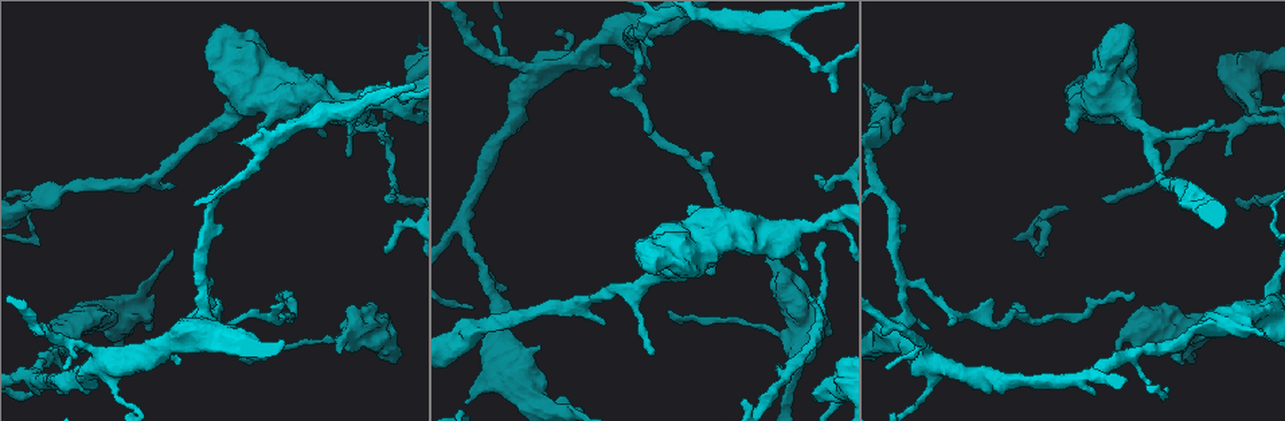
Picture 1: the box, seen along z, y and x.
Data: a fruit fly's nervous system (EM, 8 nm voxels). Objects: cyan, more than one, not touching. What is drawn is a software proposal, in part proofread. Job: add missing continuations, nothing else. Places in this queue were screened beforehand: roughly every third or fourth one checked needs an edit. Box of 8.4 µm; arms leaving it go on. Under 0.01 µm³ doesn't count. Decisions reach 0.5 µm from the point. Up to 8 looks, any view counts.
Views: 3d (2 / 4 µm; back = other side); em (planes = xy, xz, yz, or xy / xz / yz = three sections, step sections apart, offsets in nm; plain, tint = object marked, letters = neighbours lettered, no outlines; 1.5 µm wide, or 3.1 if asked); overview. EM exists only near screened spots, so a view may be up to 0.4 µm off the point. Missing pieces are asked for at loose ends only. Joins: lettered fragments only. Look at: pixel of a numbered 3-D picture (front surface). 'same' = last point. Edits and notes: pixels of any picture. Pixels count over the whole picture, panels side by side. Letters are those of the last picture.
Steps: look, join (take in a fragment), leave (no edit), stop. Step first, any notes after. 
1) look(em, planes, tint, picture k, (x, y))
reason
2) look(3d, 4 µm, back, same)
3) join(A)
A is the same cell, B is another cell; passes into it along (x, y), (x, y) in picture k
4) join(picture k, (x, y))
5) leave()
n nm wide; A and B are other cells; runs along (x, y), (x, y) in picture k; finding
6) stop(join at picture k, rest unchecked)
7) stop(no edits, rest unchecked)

look(em, planes, tint, picture 1, (829, 331))
branch stops here

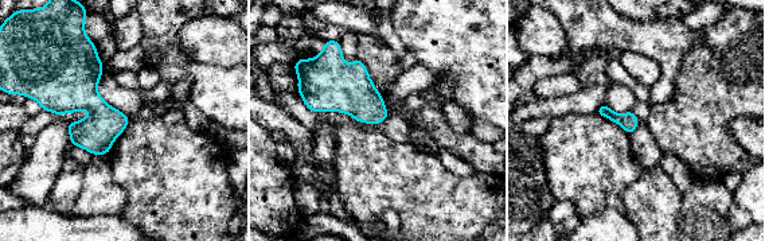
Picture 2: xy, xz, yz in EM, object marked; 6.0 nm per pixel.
look(em, planes, letters, same)

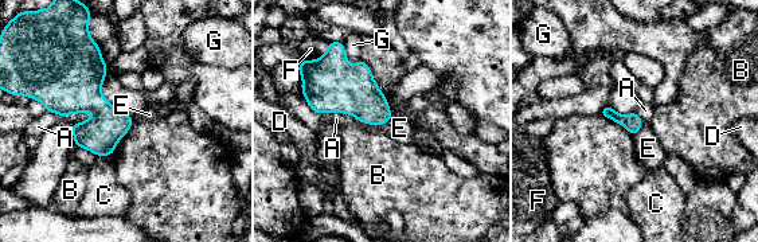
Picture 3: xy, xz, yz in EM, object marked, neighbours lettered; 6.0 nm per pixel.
leave()
A, B, C, D, E, F and G are other cells; border along (644, 123), (633, 136) in picture 3; none of them fits

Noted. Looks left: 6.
look(em, yz, step 8, tint, picture 1, (1260, 113))
branch stops here

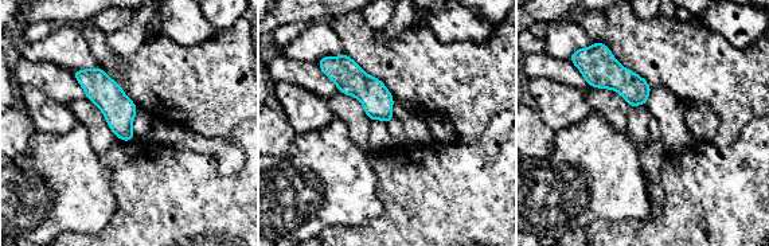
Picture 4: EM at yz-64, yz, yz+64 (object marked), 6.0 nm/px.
look(em, planes, letters, same)

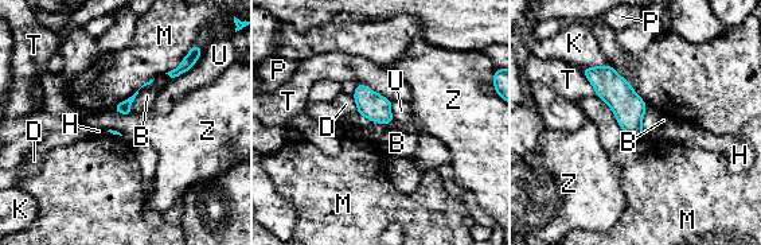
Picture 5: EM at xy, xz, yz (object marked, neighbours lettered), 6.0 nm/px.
leave()
B, D, H, K, M, P, T, U and Z are other cells; none of them fits

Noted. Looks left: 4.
look(em, planes, letters, picture 1, (467, 401))
stops while still wide

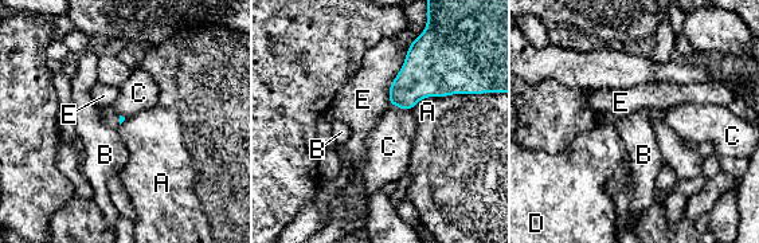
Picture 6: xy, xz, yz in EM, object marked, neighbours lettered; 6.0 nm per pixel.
leave()
A, B, C, D and E are other cells; border along (465, 93), (426, 95), (410, 109) in picture 6; none of them fits

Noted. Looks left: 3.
stop(no edits, rest unchecked)

